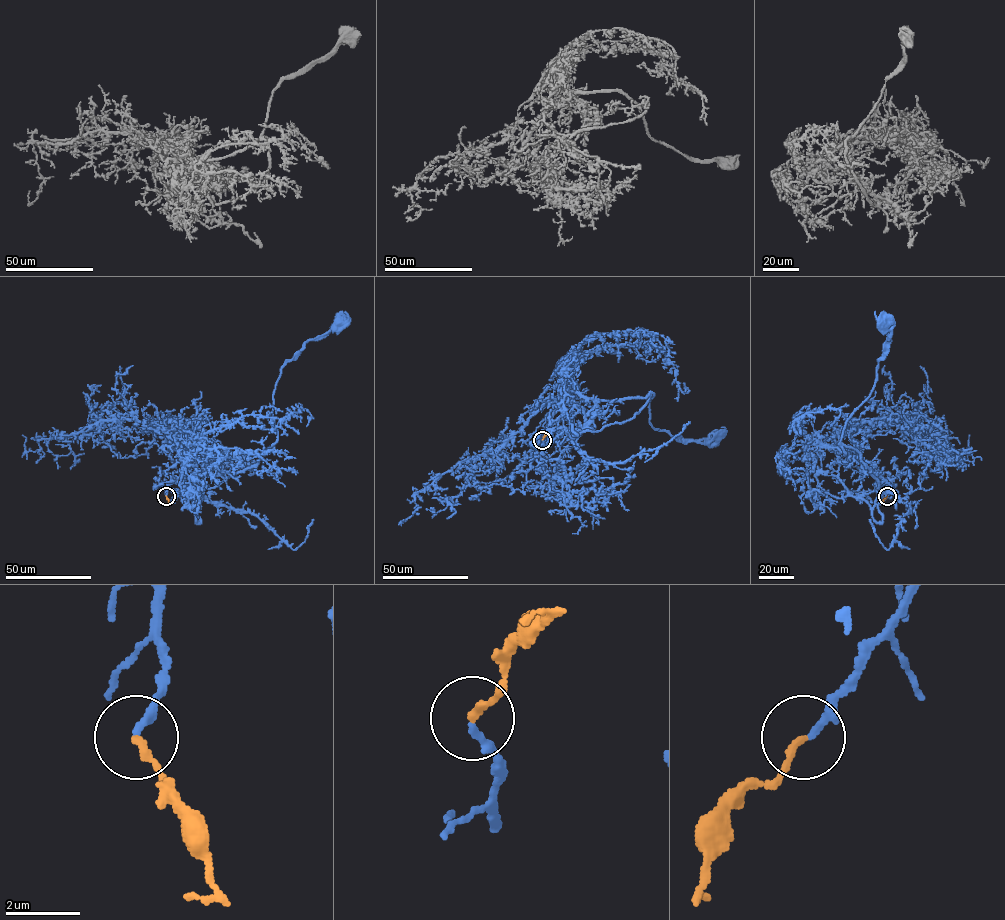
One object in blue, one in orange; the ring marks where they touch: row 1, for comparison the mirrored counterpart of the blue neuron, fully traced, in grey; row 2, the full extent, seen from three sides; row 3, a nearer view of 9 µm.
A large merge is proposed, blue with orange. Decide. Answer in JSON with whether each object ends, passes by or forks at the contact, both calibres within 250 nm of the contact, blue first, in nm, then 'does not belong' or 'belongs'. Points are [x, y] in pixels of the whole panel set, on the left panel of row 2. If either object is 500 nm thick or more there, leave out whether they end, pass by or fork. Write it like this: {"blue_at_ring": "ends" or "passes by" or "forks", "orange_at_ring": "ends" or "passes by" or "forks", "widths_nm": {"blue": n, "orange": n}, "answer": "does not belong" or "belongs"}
{"blue_at_ring": "ends", "orange_at_ring": "ends", "widths_nm": {"blue": 180, "orange": 200}, "answer": "belongs"}

